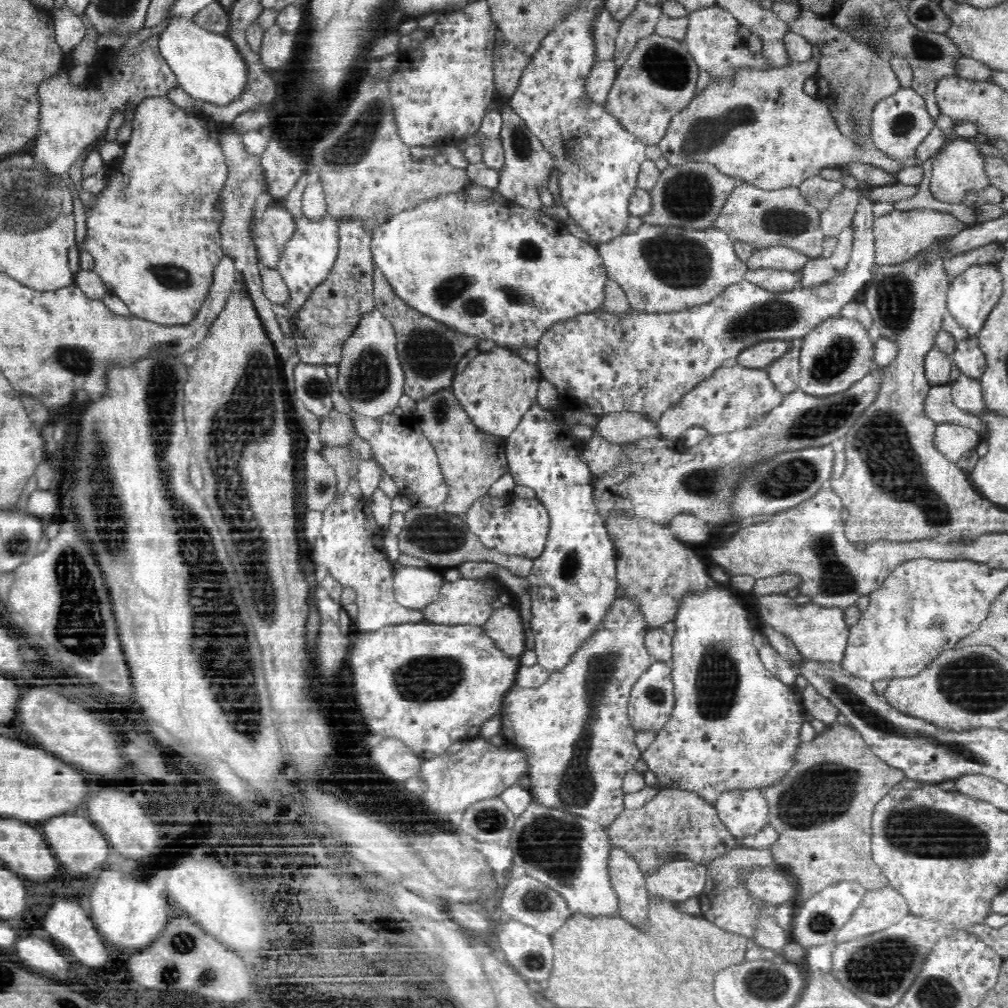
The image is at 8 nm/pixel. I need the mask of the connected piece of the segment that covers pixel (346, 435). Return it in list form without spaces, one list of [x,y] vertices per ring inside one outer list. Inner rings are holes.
[[[332,408],[327,417],[320,420],[319,437],[326,447],[346,447],[357,437],[352,414],[344,415]]]

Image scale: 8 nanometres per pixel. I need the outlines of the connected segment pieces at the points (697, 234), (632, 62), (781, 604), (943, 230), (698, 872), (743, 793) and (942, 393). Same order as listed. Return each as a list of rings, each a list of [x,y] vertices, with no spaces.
[[[640,225],[633,234],[624,233],[610,242],[600,243],[597,249],[609,279],[624,289],[631,308],[639,311],[678,312],[683,308],[709,303],[728,286],[744,281],[749,269],[736,255],[734,241],[715,226],[694,230]]]
[[[654,33],[636,43],[627,64],[618,71],[604,107],[622,128],[645,145],[658,144],[672,117],[684,110],[697,95],[699,72],[685,42]]]
[[[767,594],[758,597],[761,620],[776,633],[793,642],[803,658],[821,664],[840,665],[847,652],[849,630],[842,609],[824,608],[806,600],[793,600],[783,594]]]
[[[929,208],[900,211],[894,209],[890,214],[876,217],[873,221],[873,233],[875,236],[875,263],[879,266],[899,265],[914,258],[924,250],[931,249],[934,244],[939,244],[949,237],[956,237],[963,230],[975,225],[969,225],[956,216],[946,212],[937,212]]]
[[[686,858],[668,862],[645,877],[650,897],[660,897],[674,904],[698,897],[707,884],[707,866]]]
[[[734,789],[714,801],[718,818],[736,839],[760,832],[769,824],[769,808],[762,789]]]
[[[950,384],[930,386],[928,396],[924,400],[924,411],[936,425],[953,423],[959,426],[971,427],[982,440],[986,436],[985,423],[979,416],[960,410],[953,402]]]

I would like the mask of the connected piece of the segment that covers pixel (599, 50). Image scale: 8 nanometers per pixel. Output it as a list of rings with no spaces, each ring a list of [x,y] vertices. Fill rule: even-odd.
[[[604,5],[600,6],[596,18],[591,22],[591,30],[595,38],[595,64],[602,60],[613,60],[616,50],[615,40],[622,23],[623,21],[612,18]]]

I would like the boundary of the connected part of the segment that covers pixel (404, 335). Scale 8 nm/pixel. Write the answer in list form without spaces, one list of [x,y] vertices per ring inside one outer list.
[[[376,266],[373,267],[373,297],[375,308],[392,323],[398,336],[397,353],[405,376],[404,394],[412,400],[419,401],[432,394],[434,390],[450,387],[452,376],[456,374],[456,364],[482,339],[455,331],[412,308],[396,295],[391,283],[384,277],[383,270]]]

